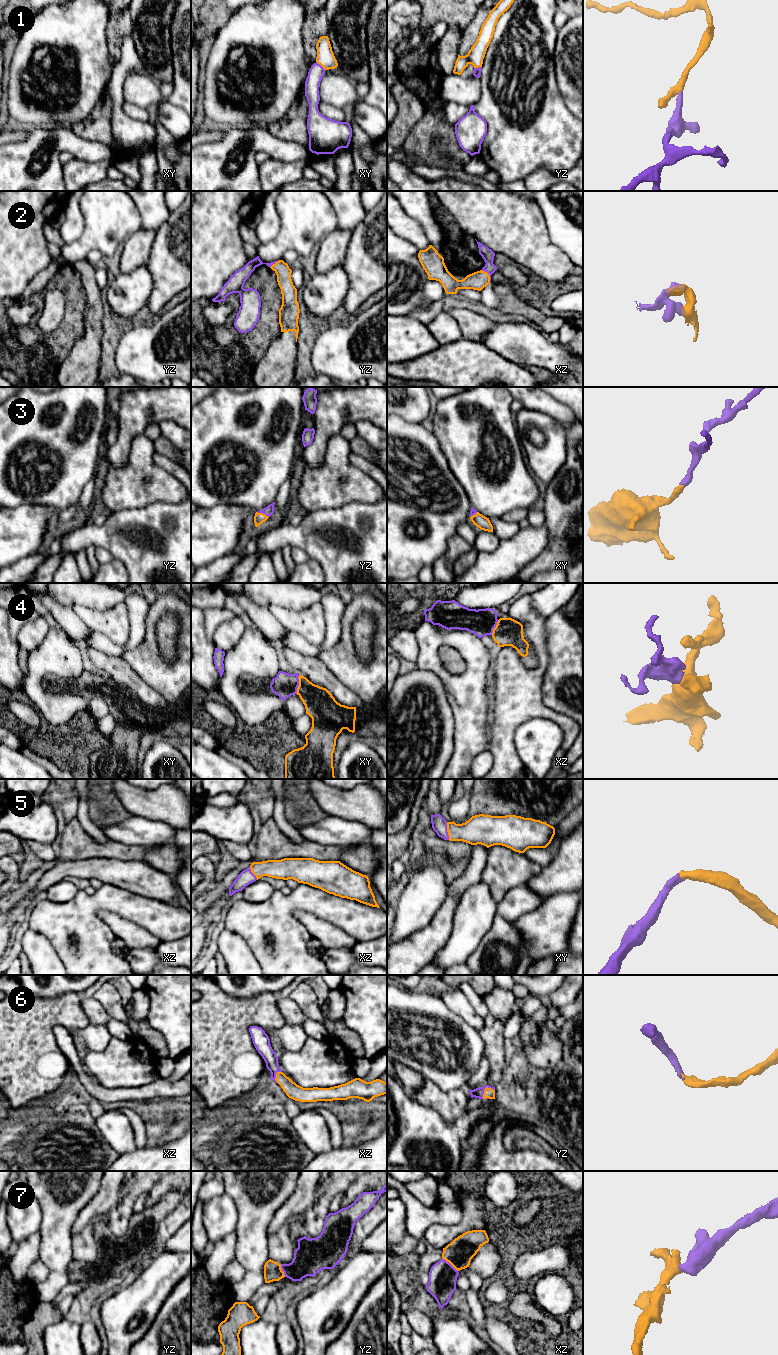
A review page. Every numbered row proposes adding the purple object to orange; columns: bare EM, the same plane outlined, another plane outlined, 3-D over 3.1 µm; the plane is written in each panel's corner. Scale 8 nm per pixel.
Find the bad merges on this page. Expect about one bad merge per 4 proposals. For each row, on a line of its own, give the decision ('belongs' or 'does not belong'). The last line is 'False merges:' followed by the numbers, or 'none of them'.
1: belongs
2: belongs
3: belongs
4: belongs
5: belongs
6: belongs
7: belongs
False merges: none of them

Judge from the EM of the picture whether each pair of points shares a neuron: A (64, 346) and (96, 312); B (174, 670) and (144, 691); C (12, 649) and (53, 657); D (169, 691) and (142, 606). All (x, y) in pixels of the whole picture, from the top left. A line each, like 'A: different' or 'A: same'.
A: different
B: different
C: different
D: different

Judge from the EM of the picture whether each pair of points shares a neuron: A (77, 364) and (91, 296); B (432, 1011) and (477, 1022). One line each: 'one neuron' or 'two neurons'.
A: one neuron
B: two neurons

